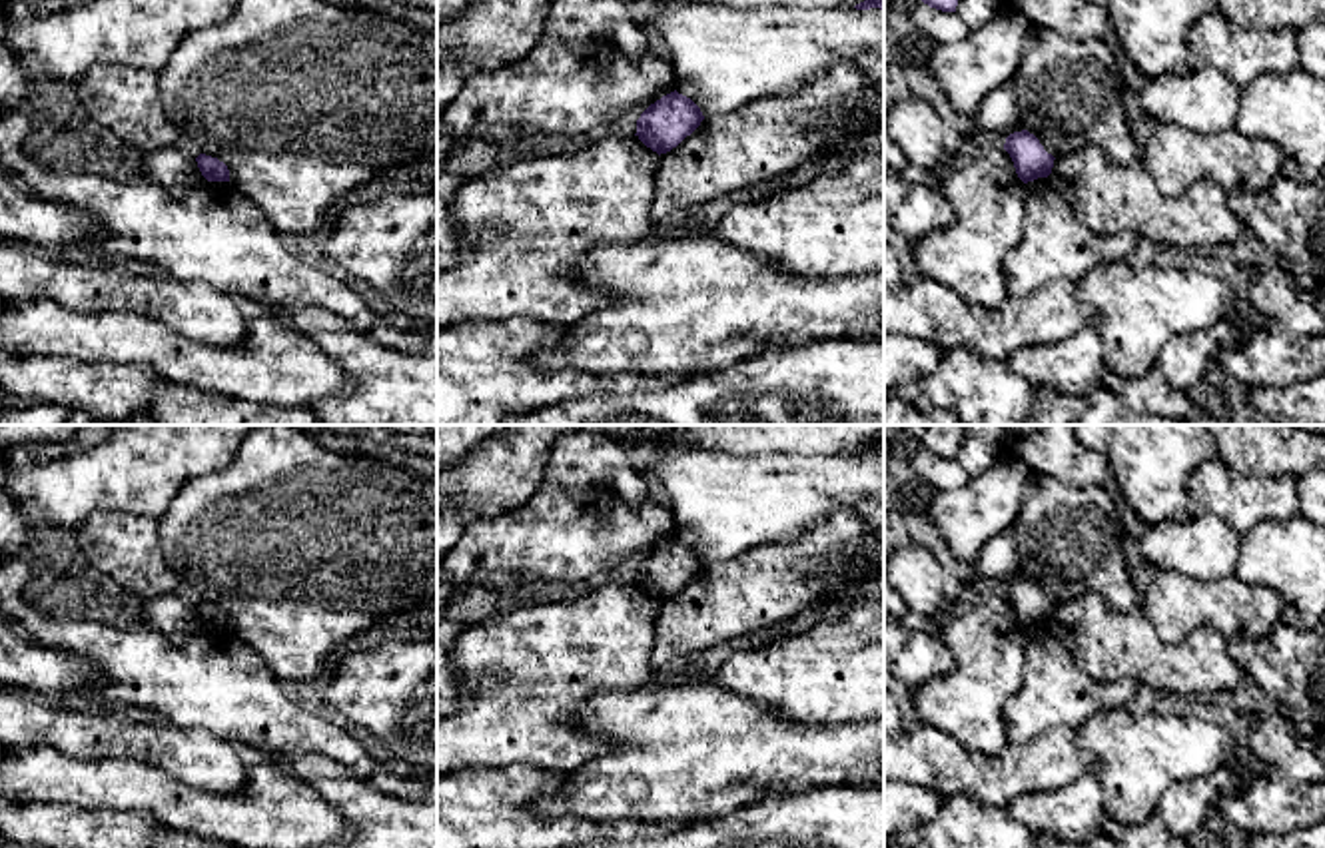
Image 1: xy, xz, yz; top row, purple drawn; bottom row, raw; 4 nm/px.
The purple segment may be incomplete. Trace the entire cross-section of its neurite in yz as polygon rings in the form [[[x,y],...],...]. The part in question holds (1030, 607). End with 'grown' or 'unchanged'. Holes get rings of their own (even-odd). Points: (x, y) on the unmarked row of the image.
[[[1028,577],[1010,581],[1004,597],[1010,601],[1016,621],[1024,631],[1052,621],[1056,605]]]; unchanged

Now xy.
[[[200,601],[196,605],[198,609],[198,615],[202,619],[202,623],[208,627],[208,629],[229,629],[229,617],[223,609],[220,609],[218,605],[212,605],[212,603],[206,603],[206,601]]]; unchanged

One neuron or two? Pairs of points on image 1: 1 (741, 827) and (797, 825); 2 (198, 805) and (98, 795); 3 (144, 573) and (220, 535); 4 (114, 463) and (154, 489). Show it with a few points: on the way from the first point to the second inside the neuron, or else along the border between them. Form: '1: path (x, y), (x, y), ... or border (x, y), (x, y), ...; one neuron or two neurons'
1: path (755, 827), (783, 827); one neuron
2: path (174, 807), (160, 795), (122, 795); one neuron
3: border (156, 521), (156, 543), (162, 559), (180, 579); two neurons
4: path (124, 471), (136, 471), (144, 479); one neuron

